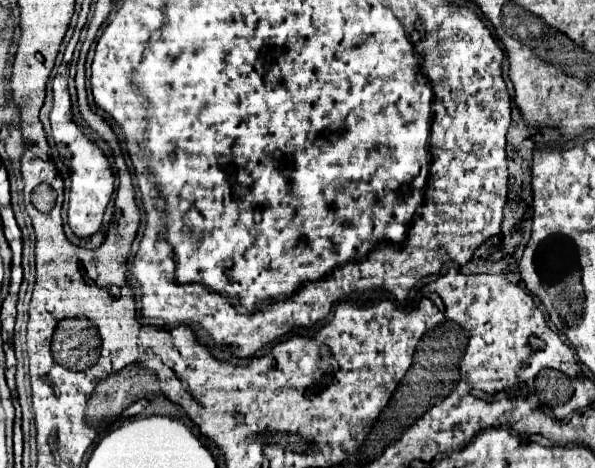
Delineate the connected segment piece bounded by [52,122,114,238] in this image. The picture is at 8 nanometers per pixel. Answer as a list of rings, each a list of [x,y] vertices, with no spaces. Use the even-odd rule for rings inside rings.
[[[52,122],[52,132],[60,134],[56,136],[56,144],[66,148],[66,164],[70,166],[70,208],[68,208],[68,224],[72,232],[78,238],[88,238],[94,232],[98,232],[102,224],[102,216],[106,210],[106,204],[114,192],[114,174],[108,164],[108,158],[102,154],[98,146],[94,146],[72,122]],[[60,128],[60,130],[58,130]],[[66,128],[66,130],[64,130]],[[72,132],[72,134],[70,134]]]

